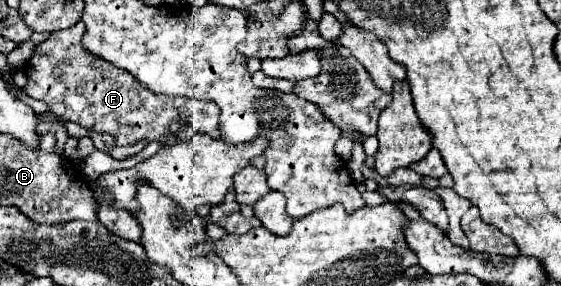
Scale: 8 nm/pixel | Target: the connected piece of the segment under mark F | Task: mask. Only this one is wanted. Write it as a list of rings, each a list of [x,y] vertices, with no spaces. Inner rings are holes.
[[[80,22],[66,30],[52,32],[44,42],[36,44],[36,52],[26,64],[26,76],[28,84],[24,92],[30,98],[46,102],[50,112],[68,122],[76,122],[86,130],[112,134],[116,146],[128,146],[136,140],[178,144],[196,132],[220,138],[220,108],[214,102],[182,96],[174,98],[146,90],[130,72],[110,66],[110,62],[90,54],[80,44]],[[180,130],[186,130],[186,136],[176,136]]]

